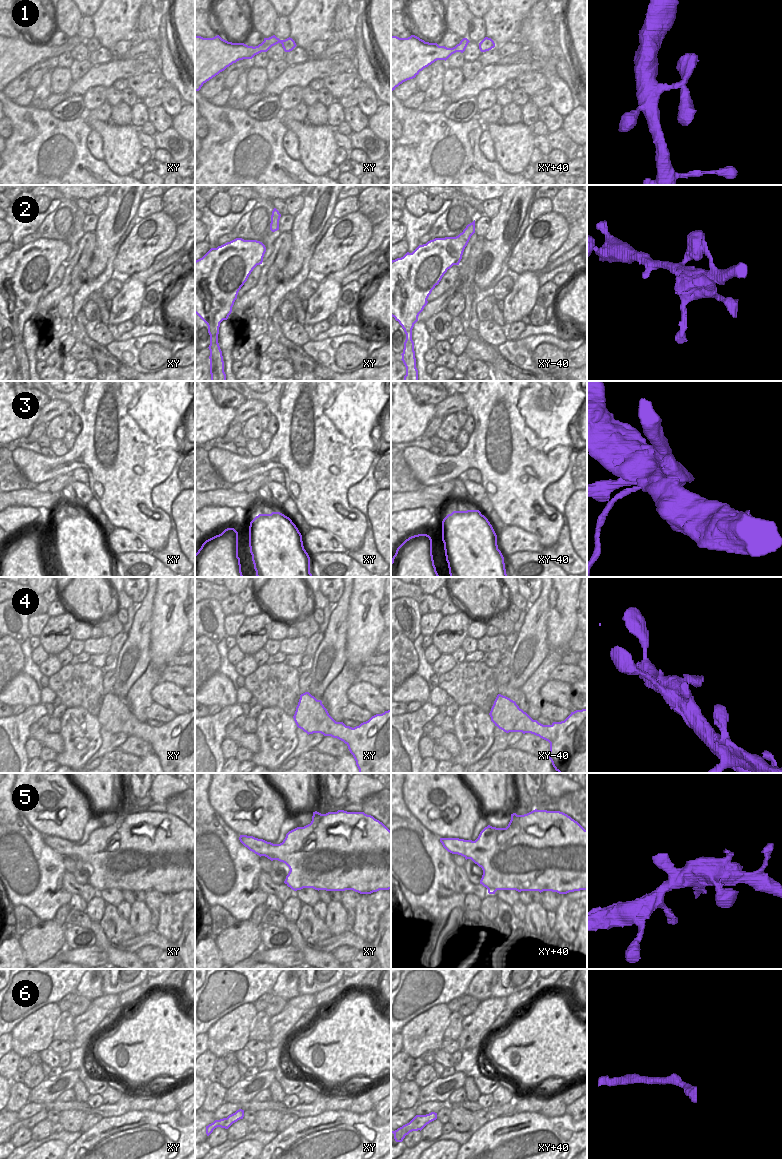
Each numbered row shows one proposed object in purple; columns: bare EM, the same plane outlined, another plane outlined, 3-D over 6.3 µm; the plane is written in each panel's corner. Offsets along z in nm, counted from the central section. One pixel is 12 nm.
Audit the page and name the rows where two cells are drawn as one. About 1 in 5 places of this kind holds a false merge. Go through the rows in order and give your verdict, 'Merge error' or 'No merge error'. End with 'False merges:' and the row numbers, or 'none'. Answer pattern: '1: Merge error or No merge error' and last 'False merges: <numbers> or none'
1: No merge error
2: No merge error
3: Merge error
4: No merge error
5: No merge error
6: No merge error
False merges: 3

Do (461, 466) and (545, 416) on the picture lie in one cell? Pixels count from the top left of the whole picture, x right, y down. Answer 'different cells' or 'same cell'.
same cell

